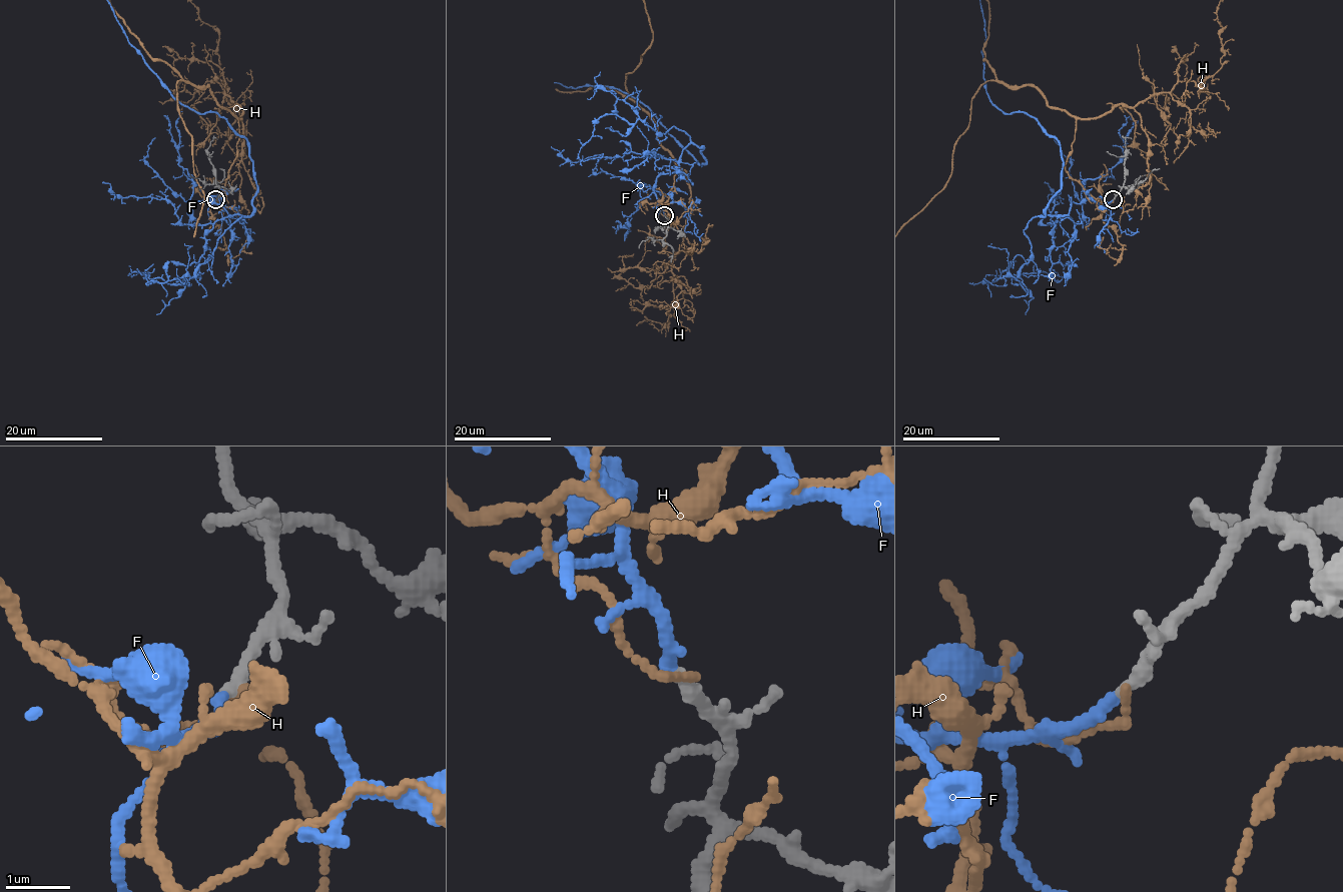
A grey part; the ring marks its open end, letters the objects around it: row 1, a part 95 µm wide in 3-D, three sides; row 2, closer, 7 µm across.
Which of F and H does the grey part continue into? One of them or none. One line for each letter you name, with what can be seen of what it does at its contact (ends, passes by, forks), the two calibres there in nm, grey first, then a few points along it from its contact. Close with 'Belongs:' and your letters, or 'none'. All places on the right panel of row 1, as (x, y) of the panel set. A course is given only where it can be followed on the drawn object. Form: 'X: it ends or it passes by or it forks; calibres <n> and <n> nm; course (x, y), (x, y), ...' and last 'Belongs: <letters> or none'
F: it ends; calibres 200 and 190 nm
Belongs: F

